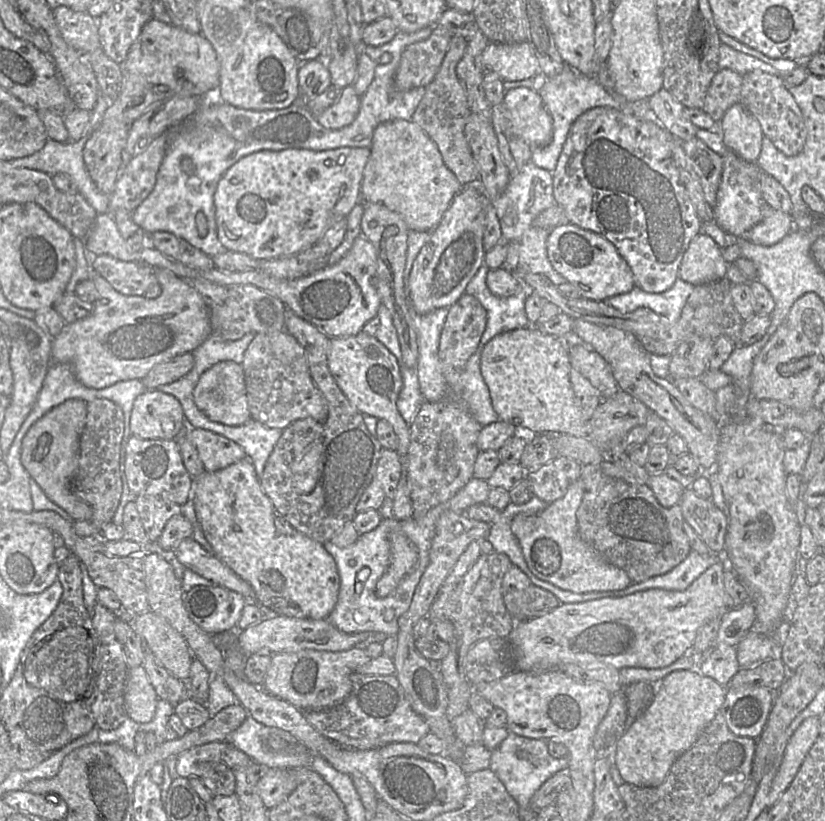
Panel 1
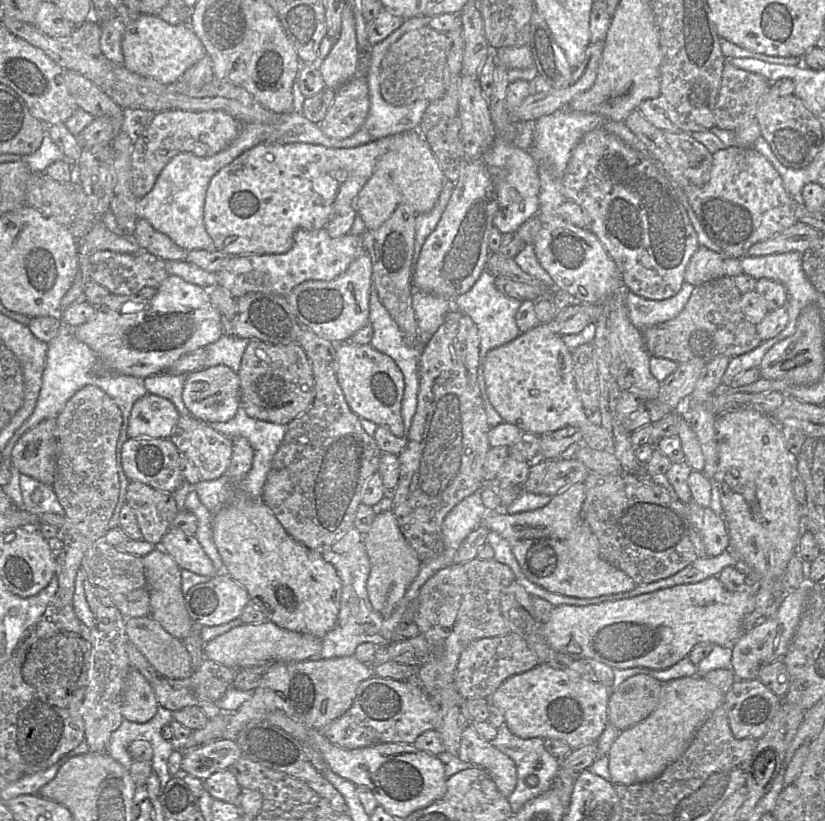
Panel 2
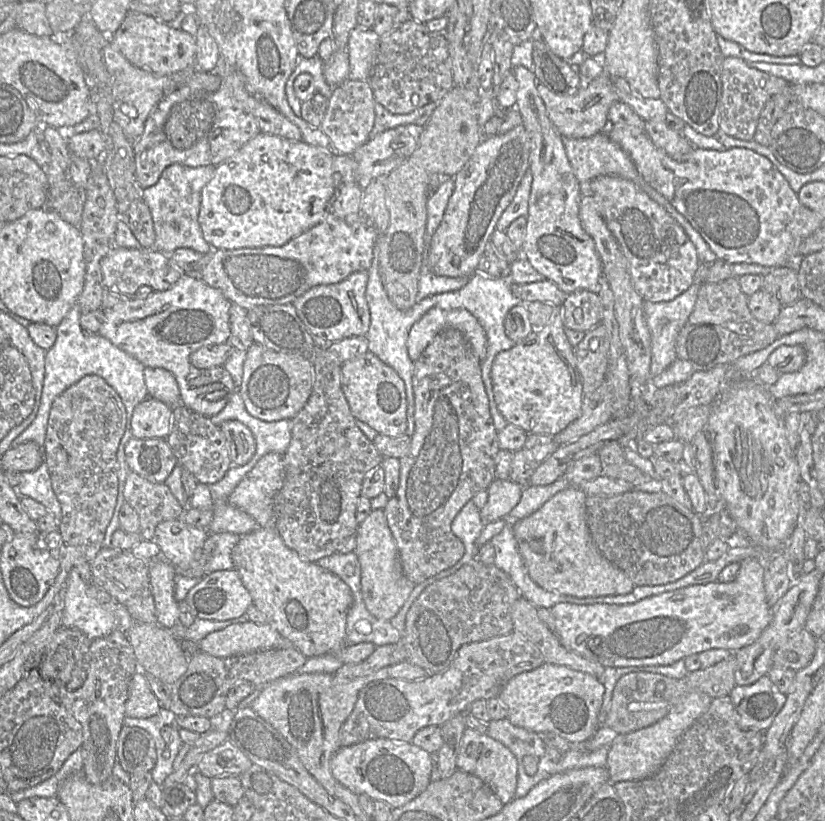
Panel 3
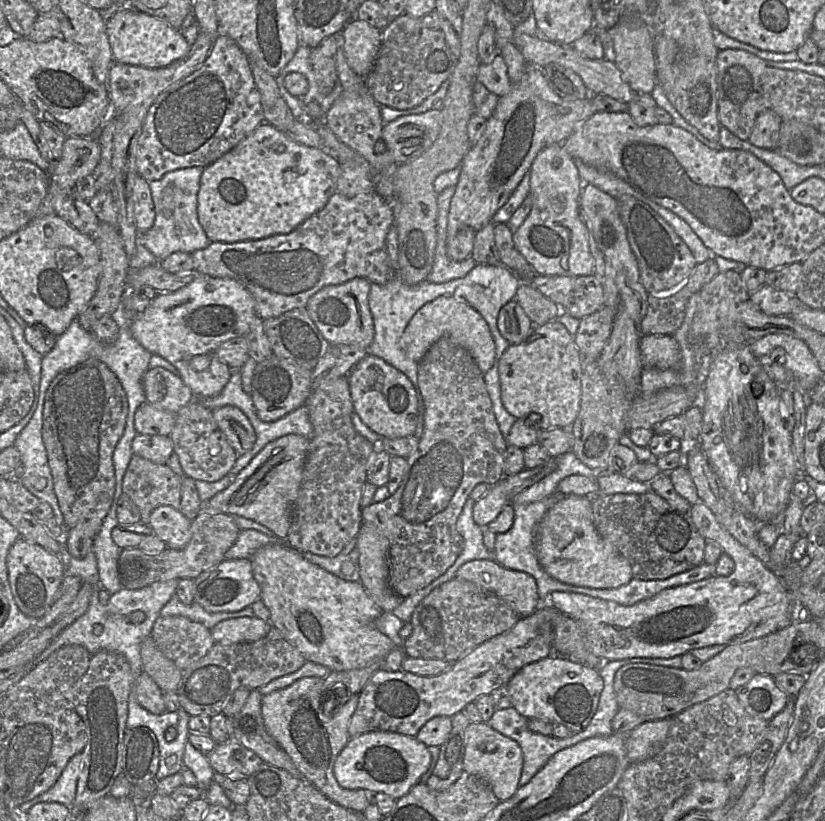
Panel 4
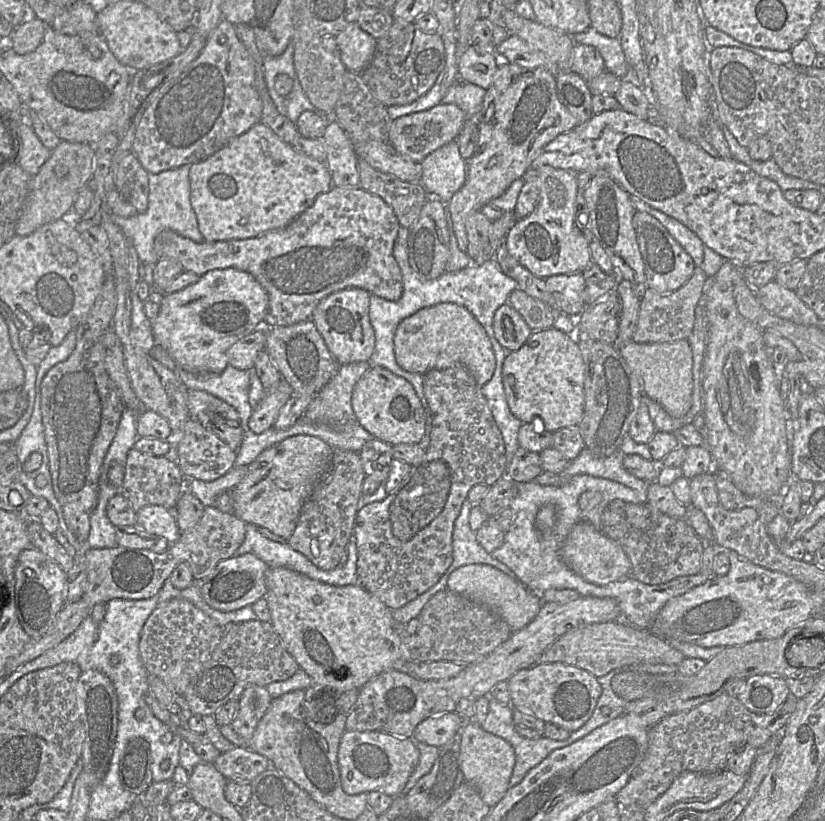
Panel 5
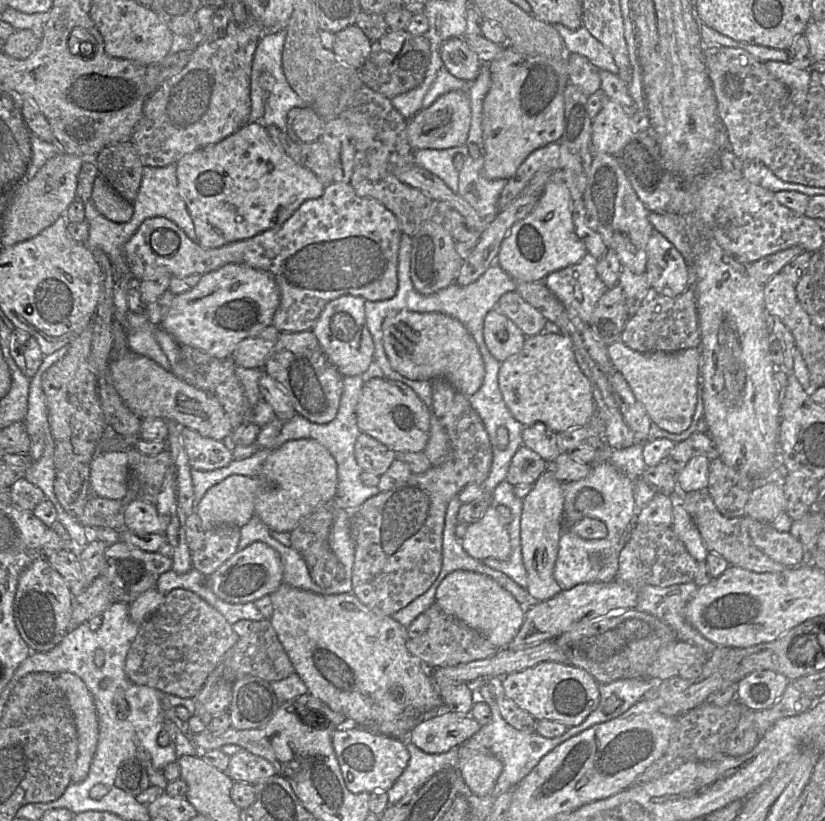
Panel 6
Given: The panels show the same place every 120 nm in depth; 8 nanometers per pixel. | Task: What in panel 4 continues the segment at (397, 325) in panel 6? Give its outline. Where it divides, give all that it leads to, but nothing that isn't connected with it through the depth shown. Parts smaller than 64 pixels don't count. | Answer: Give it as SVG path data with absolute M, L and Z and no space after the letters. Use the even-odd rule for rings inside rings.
M439 297L422 306L405 327L399 345L408 359L418 363L430 346L442 337L448 337L465 348L483 374L492 368L495 344L486 321L472 307L451 297Z

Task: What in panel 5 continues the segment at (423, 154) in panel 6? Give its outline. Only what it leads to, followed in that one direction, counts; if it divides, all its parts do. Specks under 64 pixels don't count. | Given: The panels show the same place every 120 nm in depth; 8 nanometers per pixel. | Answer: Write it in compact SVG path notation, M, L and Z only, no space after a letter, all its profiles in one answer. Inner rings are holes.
M456 140L427 155L420 163L422 178L420 183L430 197L448 204L453 195L461 189L466 181L466 162L461 157Z

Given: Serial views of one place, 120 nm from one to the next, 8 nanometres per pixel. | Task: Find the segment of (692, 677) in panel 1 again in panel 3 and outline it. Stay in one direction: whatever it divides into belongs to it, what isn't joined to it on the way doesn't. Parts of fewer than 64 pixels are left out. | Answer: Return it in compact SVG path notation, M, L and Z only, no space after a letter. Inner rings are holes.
M693 692L683 698L655 724L630 733L619 734L608 746L607 769L611 783L642 780L656 774L674 749L677 740L710 707L712 698Z

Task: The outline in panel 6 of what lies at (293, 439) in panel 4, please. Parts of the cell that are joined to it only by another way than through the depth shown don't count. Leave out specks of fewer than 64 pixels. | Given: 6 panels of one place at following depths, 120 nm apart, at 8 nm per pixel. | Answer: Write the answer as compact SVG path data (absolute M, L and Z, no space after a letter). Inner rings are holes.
M312 438L289 440L265 460L259 477L262 485L254 502L254 515L271 530L291 532L301 520L334 499L337 463L331 453Z

